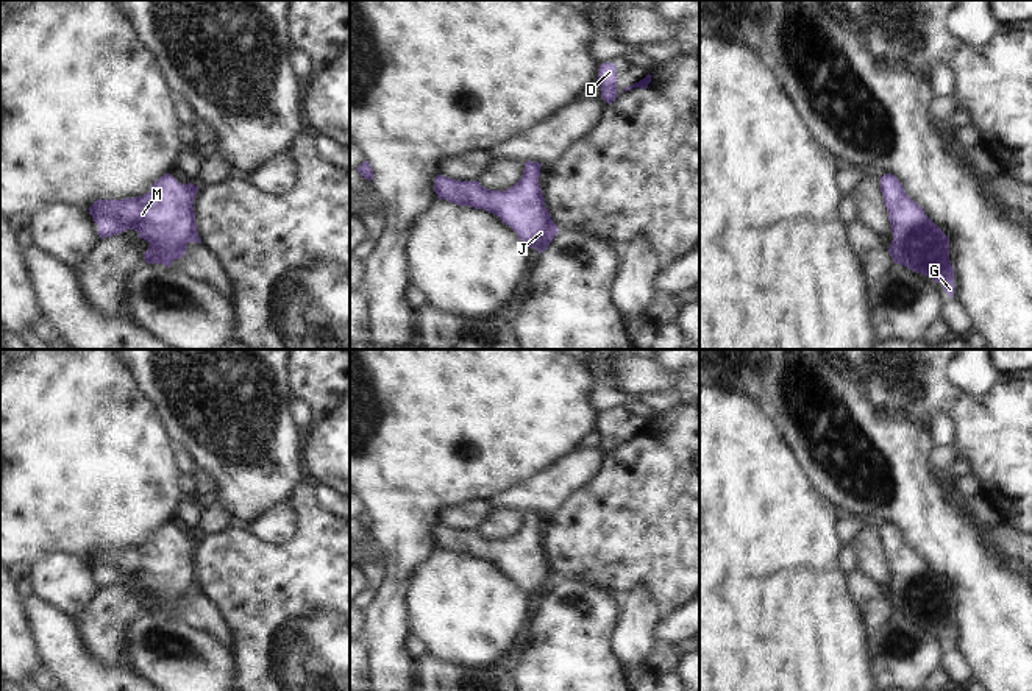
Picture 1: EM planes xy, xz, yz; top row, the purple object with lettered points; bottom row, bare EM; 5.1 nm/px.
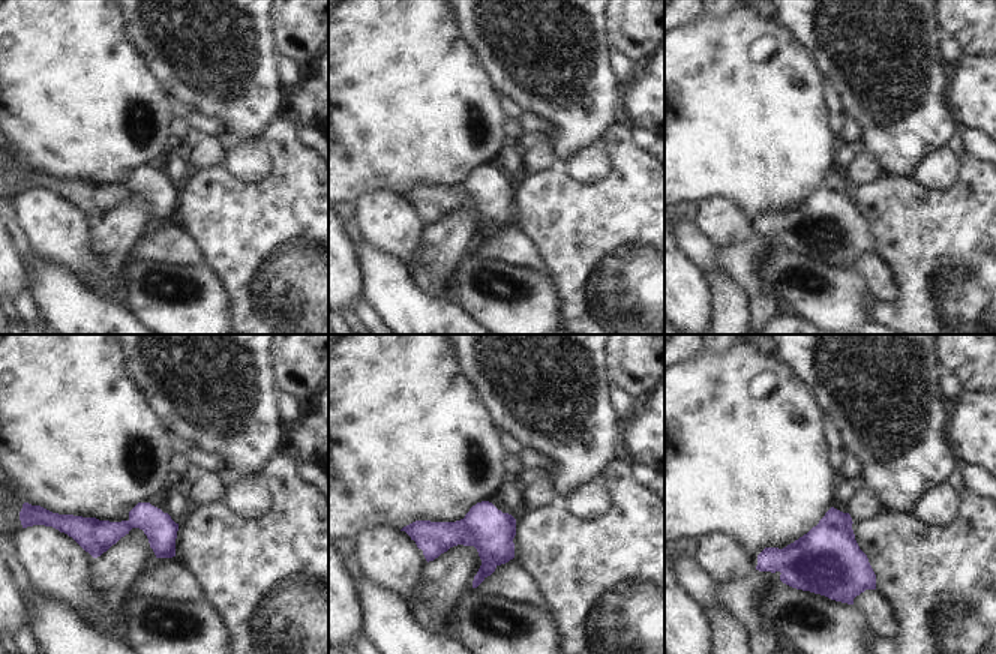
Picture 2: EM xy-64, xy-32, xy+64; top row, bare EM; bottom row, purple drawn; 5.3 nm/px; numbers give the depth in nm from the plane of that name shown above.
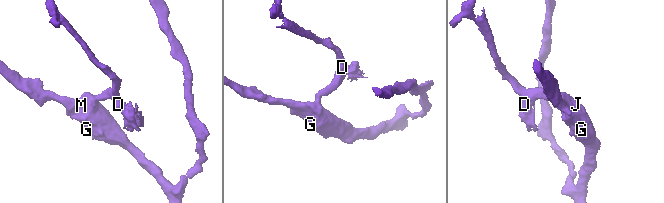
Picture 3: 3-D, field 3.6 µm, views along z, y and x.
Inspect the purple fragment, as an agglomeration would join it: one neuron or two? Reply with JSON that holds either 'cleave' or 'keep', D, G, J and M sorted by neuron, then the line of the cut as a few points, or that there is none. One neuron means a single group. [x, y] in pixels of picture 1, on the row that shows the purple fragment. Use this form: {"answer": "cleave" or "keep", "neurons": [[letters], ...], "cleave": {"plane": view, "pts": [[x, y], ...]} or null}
{"answer": "keep", "neurons": [["D", "G", "J", "M"]], "cleave": null}

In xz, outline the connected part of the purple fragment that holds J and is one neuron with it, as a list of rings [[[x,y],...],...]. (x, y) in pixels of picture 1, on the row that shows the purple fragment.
[[[525,162],[521,179],[503,192],[486,189],[479,181],[456,181],[442,175],[436,176],[434,190],[439,200],[495,214],[517,232],[520,240],[540,254],[559,232],[545,207],[539,182],[540,167],[539,162]]]

